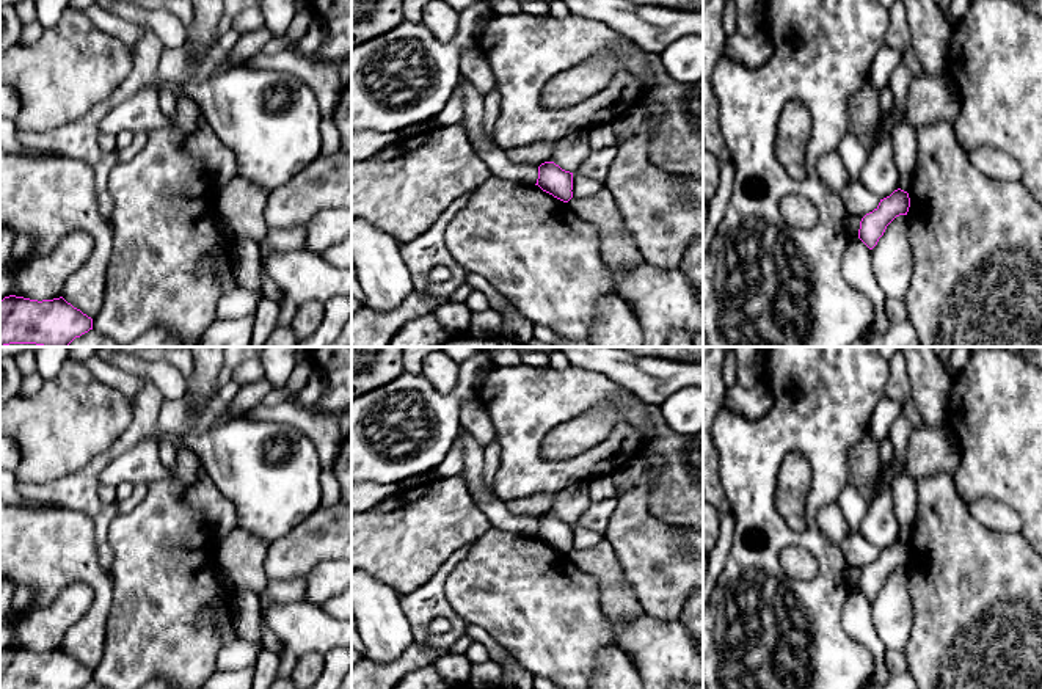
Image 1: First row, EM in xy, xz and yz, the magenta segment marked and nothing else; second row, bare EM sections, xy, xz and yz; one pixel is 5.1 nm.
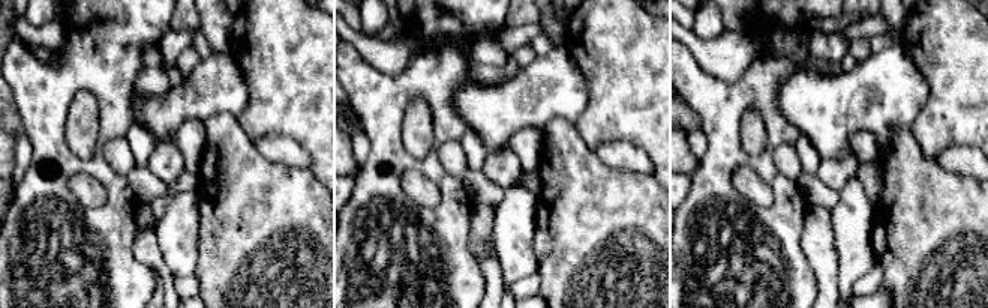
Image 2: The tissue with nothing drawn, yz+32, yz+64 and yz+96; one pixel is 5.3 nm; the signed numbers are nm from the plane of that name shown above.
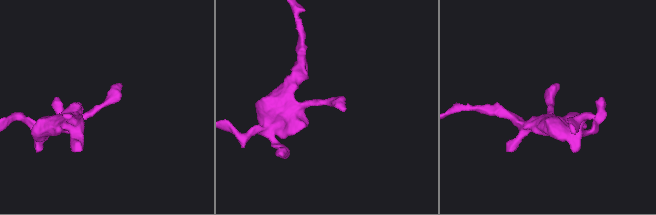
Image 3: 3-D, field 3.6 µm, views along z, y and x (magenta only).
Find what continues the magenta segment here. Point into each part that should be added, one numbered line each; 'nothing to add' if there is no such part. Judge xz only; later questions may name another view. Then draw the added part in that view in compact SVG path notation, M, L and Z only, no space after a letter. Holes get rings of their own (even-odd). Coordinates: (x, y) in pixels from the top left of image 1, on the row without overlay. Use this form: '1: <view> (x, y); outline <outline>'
nothing to add

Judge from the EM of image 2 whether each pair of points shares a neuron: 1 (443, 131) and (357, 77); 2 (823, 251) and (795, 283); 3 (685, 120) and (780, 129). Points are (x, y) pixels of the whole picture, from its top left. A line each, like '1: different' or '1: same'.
1: same
2: different
3: different

